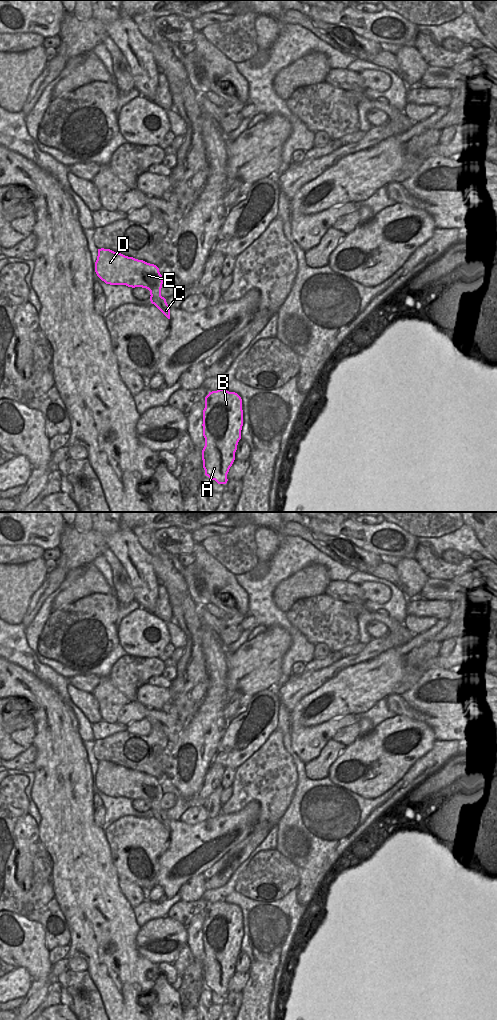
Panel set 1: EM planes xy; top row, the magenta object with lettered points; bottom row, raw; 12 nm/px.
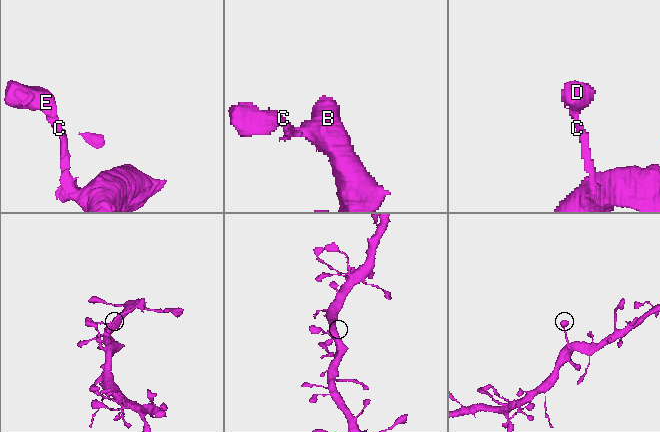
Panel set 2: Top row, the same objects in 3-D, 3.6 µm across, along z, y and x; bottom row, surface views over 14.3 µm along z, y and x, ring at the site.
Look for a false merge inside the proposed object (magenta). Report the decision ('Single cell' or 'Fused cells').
Single cell

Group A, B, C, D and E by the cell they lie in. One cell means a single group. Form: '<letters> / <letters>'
A B C D E

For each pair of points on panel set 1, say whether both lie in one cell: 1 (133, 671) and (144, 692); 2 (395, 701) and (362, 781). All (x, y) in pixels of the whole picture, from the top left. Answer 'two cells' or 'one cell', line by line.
1: two cells
2: two cells

